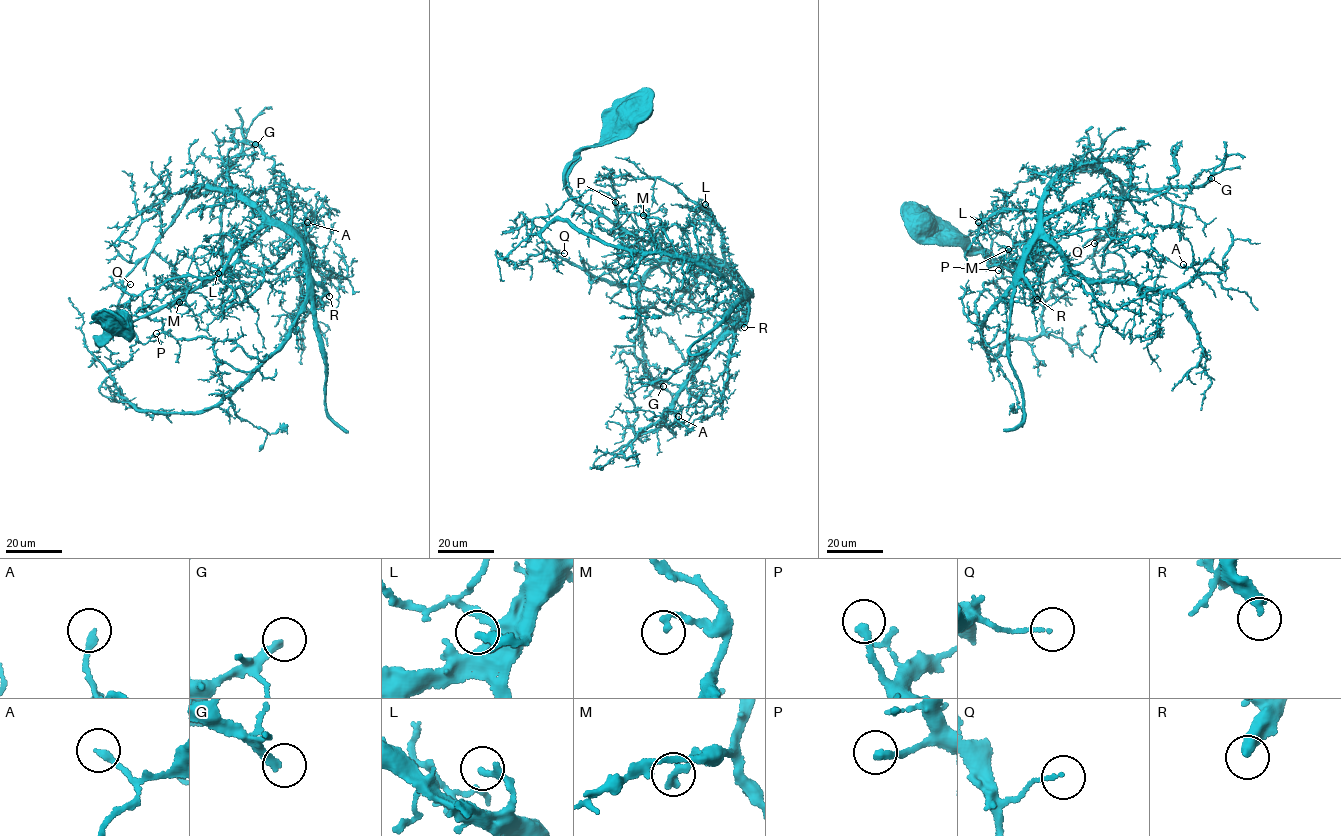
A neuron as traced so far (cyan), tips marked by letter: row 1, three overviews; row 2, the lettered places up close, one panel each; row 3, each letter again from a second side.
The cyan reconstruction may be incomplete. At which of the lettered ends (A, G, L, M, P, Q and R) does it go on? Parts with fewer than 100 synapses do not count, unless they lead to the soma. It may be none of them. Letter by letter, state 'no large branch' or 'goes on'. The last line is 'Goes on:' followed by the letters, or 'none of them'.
A: no large branch
G: no large branch
L: no large branch
M: no large branch
P: no large branch
Q: no large branch
R: goes on
Goes on: R

